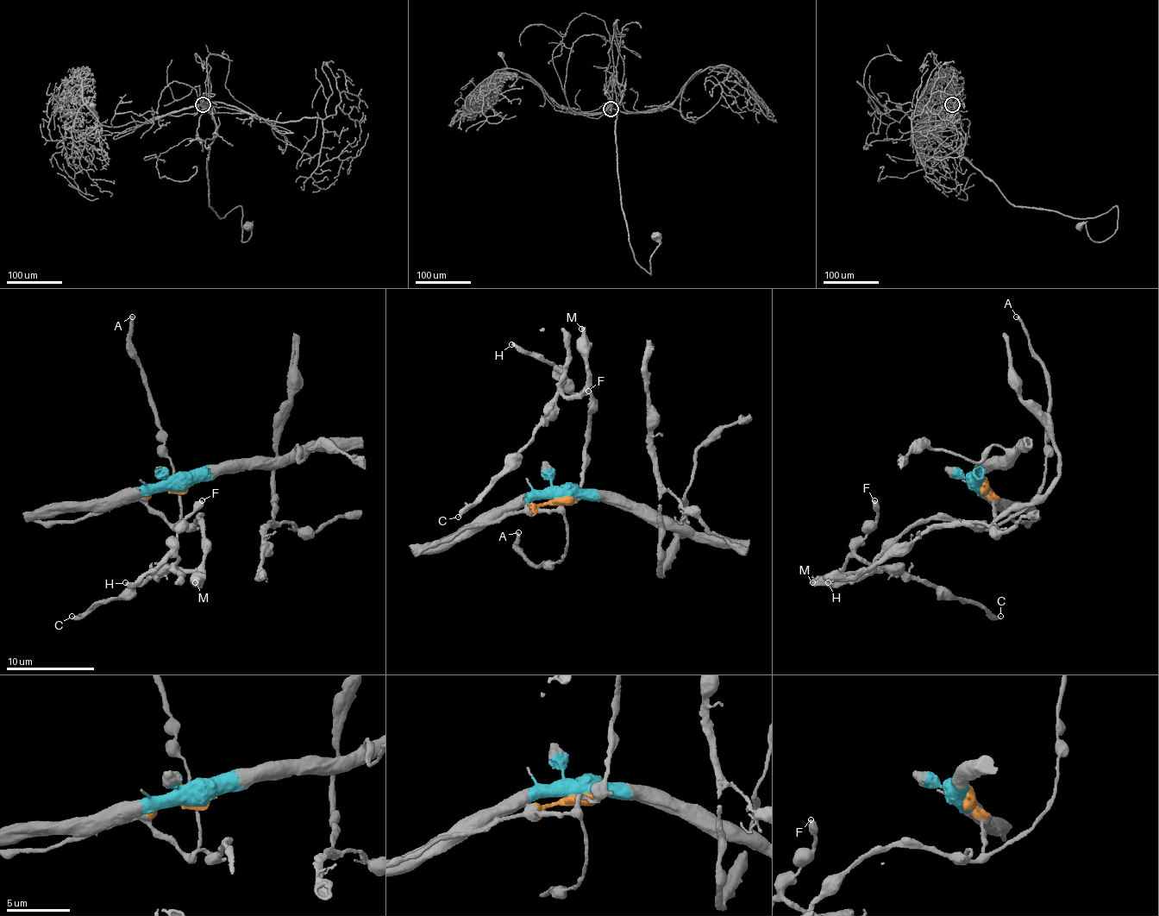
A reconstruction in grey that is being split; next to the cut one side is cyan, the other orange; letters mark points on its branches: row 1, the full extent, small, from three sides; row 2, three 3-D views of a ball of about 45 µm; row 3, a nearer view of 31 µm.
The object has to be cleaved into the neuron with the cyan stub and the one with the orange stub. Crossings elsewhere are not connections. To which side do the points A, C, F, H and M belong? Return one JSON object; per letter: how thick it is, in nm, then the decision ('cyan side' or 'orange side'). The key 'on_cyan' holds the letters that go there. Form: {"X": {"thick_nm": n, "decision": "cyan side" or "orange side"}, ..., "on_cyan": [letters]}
{"A": {"thick_nm": 280, "decision": "orange side"}, "C": {"thick_nm": 300, "decision": "orange side"}, "F": {"thick_nm": 550, "decision": "orange side"}, "H": {"thick_nm": 360, "decision": "orange side"}, "M": {"thick_nm": 440, "decision": "orange side"}, "on_cyan": []}

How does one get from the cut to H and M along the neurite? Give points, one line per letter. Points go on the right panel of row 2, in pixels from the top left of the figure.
H: (982, 483), (991, 501), (989, 528), (916, 521), (878, 559), (880, 570), (851, 556), (827, 583)
M: (982, 483), (991, 501), (989, 528), (916, 521), (865, 574), (834, 586), (811, 583)

